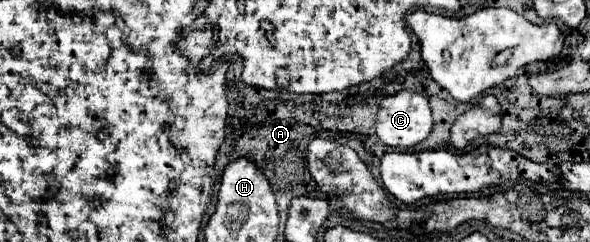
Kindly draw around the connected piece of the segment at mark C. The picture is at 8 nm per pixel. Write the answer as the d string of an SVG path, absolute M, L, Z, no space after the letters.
M401 90L391 96L385 96L379 104L375 126L377 126L377 136L381 138L383 144L393 148L411 148L431 134L433 114L431 114L429 100L413 90Z

